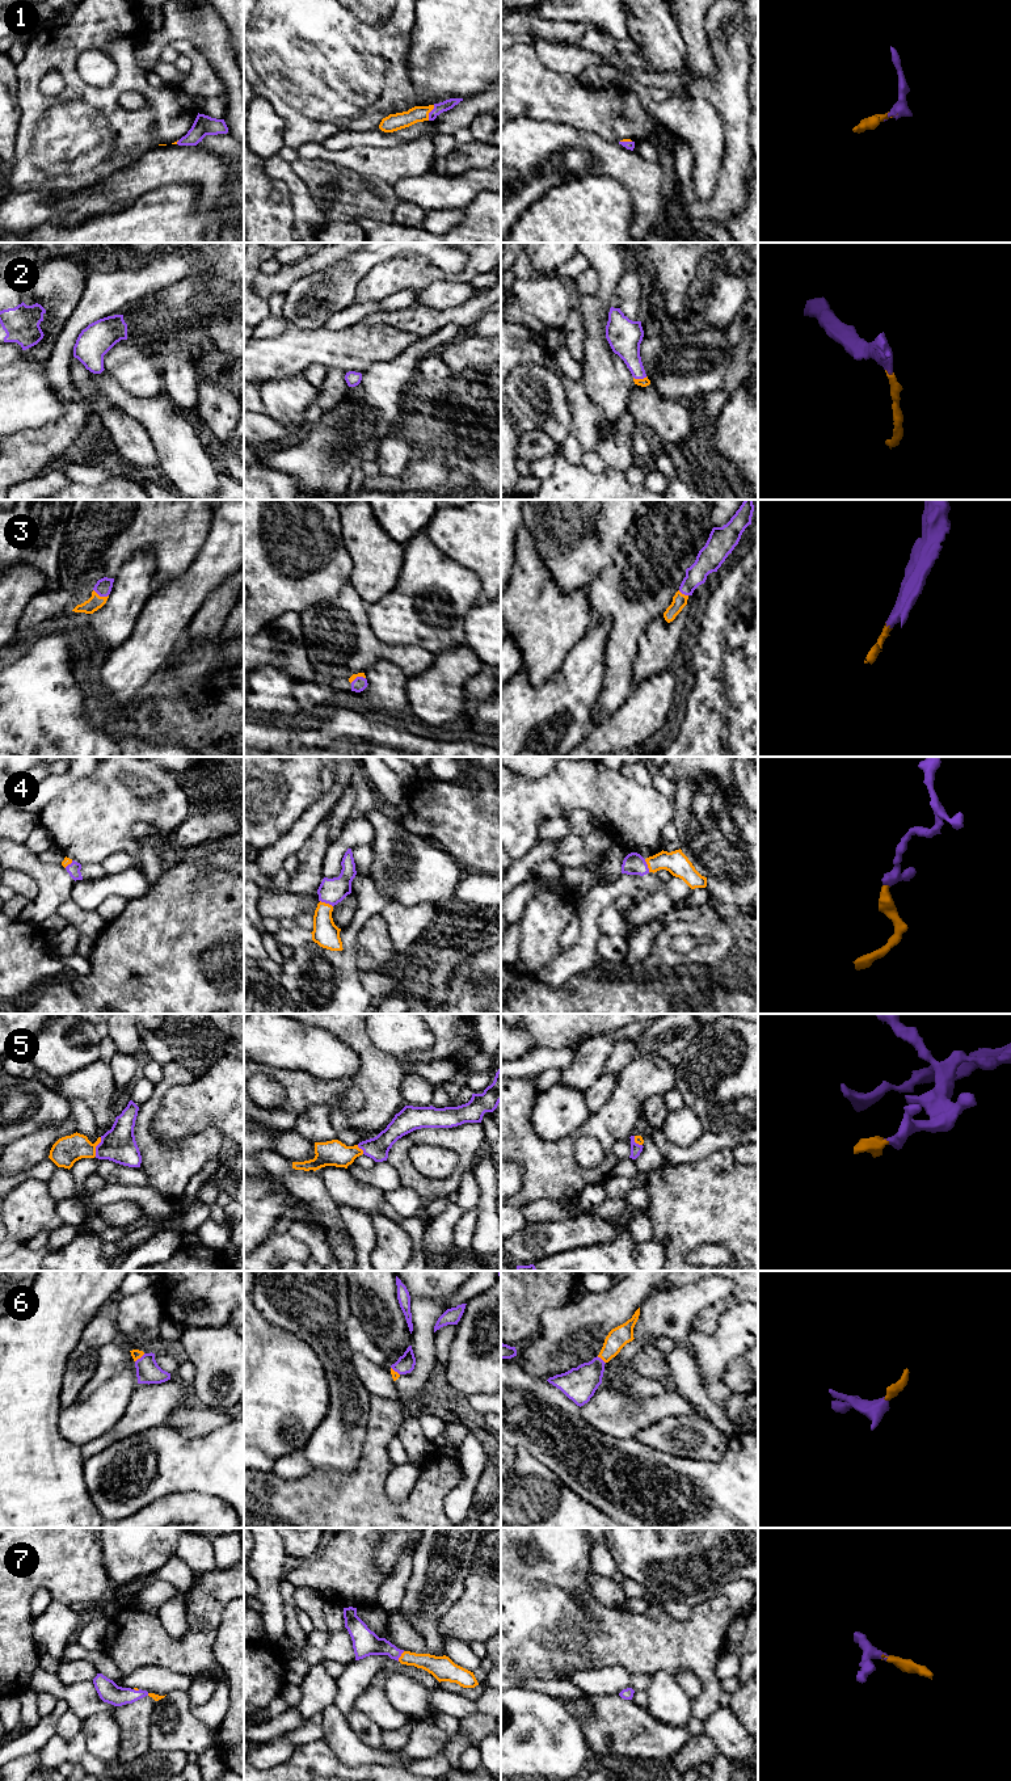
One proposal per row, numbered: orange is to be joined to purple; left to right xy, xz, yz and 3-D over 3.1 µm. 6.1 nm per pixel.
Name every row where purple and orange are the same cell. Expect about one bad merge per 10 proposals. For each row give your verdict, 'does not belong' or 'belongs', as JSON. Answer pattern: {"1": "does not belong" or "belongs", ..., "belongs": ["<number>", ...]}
{"1": "belongs", "2": "belongs", "3": "belongs", "4": "belongs", "5": "belongs", "6": "belongs", "7": "belongs", "belongs": ["1", "2", "3", "4", "5", "6", "7"]}

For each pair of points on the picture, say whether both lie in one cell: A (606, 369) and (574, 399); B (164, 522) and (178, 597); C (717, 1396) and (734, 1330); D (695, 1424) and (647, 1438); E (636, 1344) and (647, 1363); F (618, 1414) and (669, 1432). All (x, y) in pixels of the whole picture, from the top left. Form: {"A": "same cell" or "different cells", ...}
{"A": "different cells", "B": "different cells", "C": "same cell", "D": "same cell", "E": "different cells", "F": "different cells"}

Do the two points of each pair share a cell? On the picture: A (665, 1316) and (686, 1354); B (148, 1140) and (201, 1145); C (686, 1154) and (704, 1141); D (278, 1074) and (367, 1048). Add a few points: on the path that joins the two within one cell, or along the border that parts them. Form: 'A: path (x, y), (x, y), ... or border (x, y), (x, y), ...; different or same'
A: path (668, 1325), (682, 1339), (683, 1344); same
B: path (161, 1152), (188, 1152); same
C: path (690, 1154), (700, 1145); same
D: path (306, 1087), (336, 1087), (359, 1076); same

